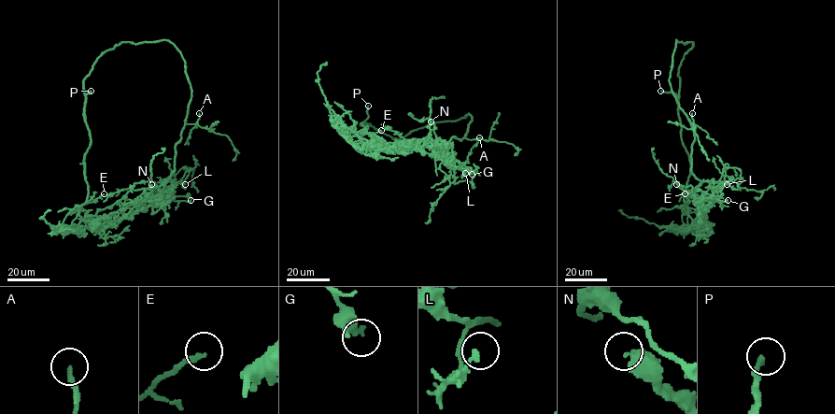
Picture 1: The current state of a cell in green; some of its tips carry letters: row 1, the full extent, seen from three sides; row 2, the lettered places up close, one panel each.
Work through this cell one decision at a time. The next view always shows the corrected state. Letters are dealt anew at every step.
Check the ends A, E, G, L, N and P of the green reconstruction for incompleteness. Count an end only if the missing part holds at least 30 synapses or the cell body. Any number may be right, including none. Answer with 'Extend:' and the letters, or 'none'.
Extend: A, P

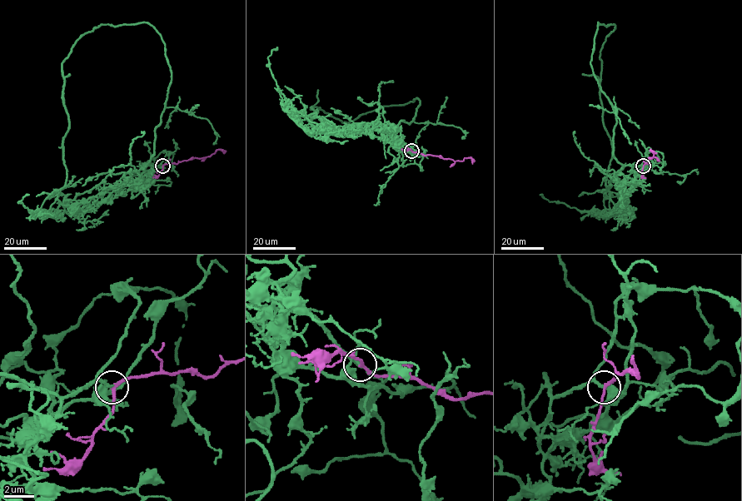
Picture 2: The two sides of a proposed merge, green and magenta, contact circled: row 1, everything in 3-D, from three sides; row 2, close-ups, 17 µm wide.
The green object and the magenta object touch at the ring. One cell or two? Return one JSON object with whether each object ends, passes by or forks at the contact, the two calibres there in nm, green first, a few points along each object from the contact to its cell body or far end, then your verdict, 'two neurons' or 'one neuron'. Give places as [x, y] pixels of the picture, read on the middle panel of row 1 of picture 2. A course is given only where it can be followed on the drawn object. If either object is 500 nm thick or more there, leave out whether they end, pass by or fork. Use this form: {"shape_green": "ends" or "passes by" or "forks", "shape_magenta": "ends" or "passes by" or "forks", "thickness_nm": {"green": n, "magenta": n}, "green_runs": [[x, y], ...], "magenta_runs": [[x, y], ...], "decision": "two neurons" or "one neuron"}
{"shape_green": "passes by", "shape_magenta": "passes by", "thickness_nm": {"green": 130, "magenta": 190}, "green_runs": [[410, 151], [394, 141], [393, 134], [399, 122], [412, 121], [420, 101], [415, 98], [348, 122], [321, 109]], "magenta_runs": [[410, 151], [455, 161], [470, 158], [472, 164]], "decision": "one neuron"}

